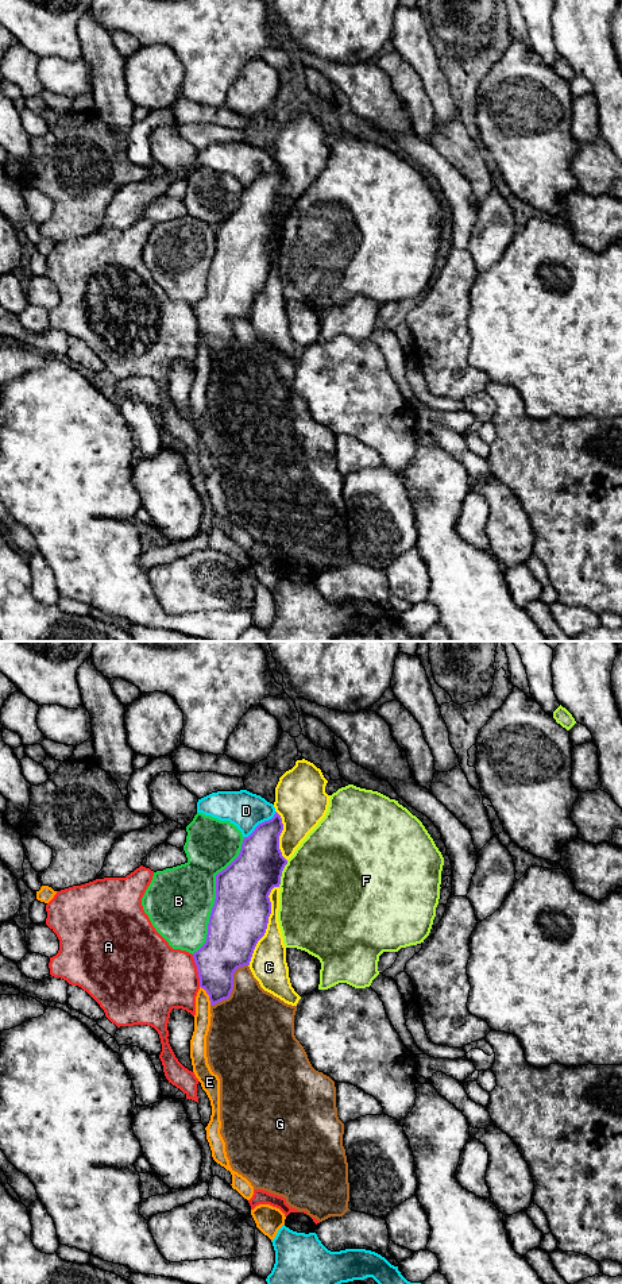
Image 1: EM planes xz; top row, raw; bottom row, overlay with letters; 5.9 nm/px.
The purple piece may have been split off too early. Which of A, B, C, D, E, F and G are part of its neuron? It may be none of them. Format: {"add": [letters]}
{"add": ["C"]}

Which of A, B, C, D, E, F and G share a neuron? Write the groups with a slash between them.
A / B / C / D / E / F / G

